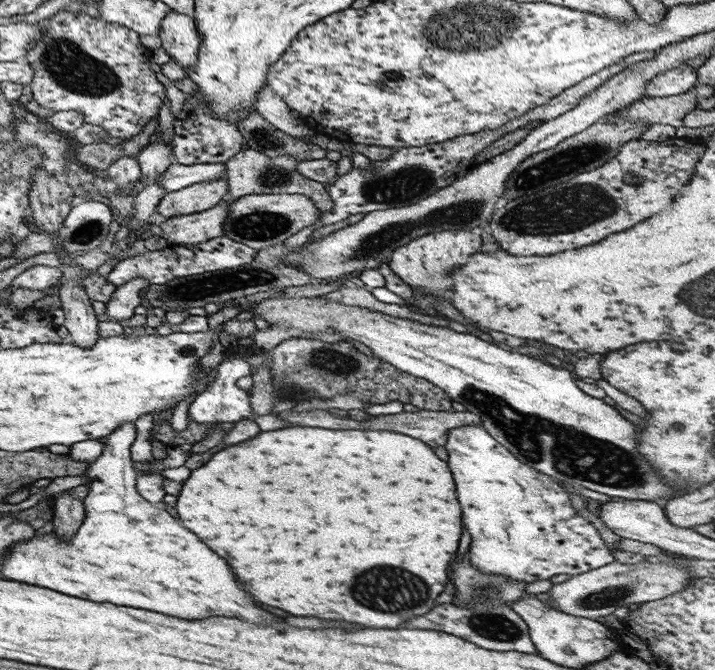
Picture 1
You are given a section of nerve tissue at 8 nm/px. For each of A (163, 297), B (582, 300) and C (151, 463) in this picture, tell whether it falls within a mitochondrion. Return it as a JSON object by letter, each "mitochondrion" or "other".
{"A":"other","B":"other","C":"other"}

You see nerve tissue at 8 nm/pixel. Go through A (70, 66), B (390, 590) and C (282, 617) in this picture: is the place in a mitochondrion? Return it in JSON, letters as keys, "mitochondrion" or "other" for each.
{"A":"mitochondrion","B":"mitochondrion","C":"other"}

